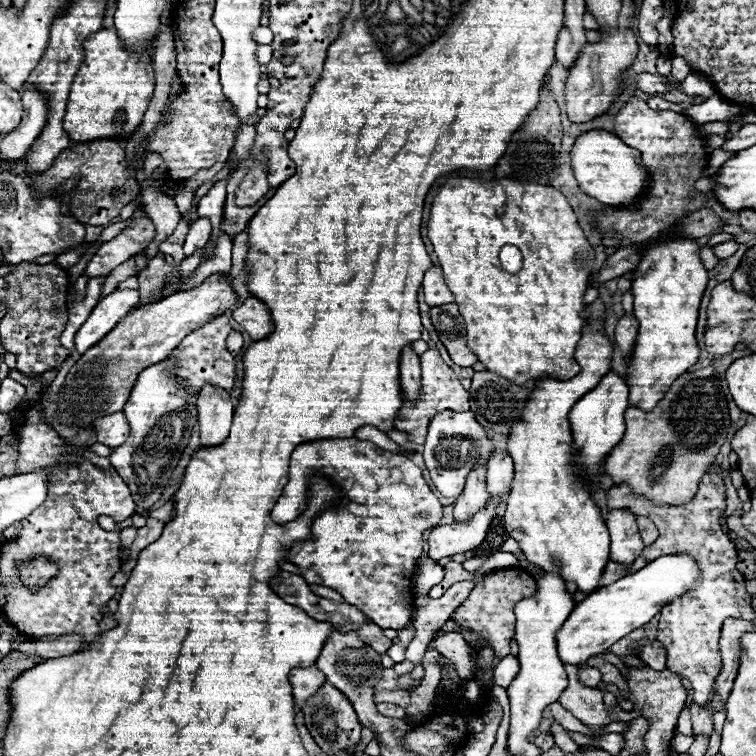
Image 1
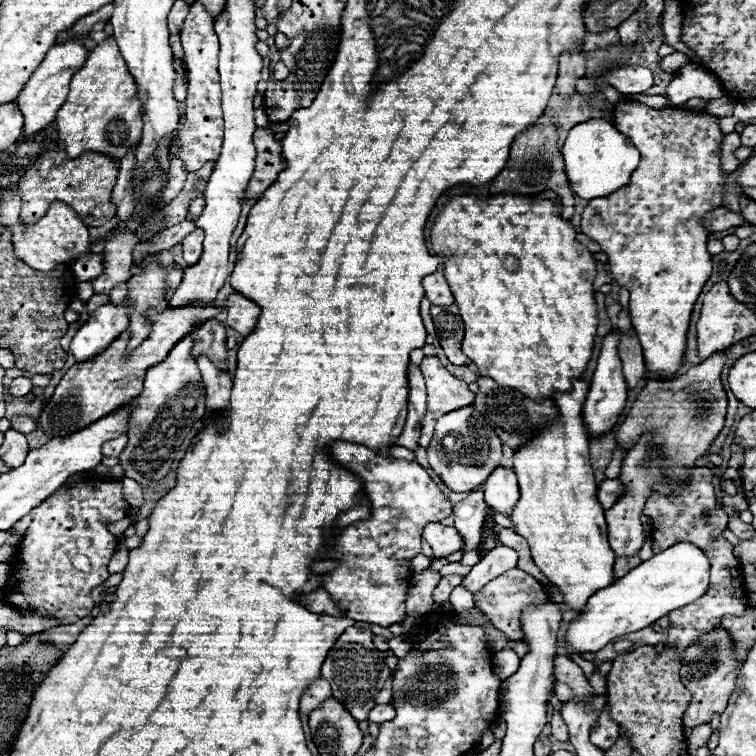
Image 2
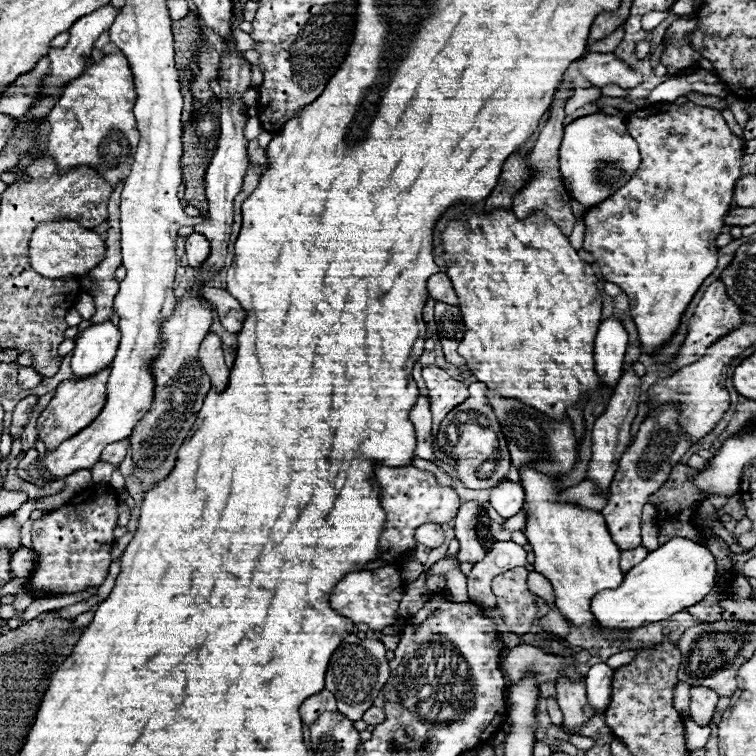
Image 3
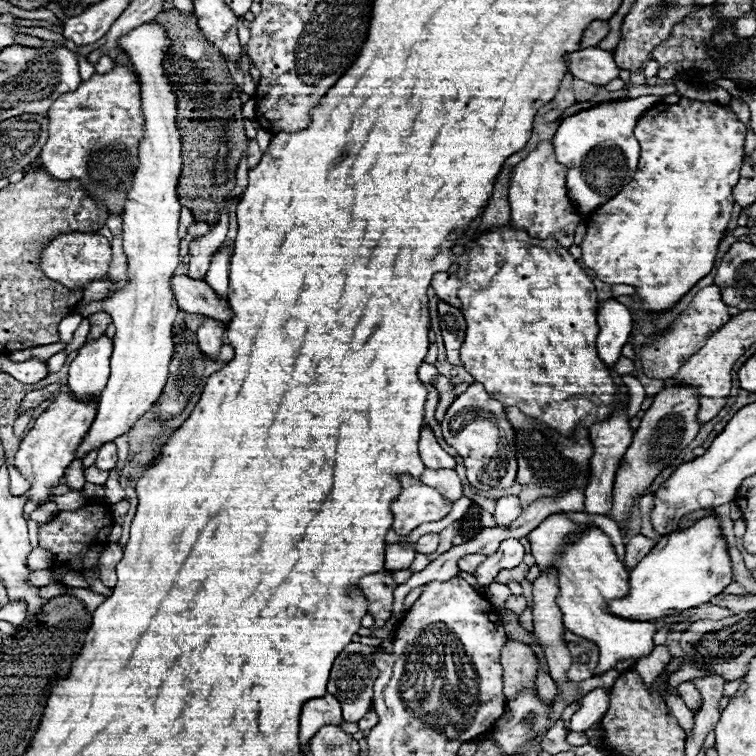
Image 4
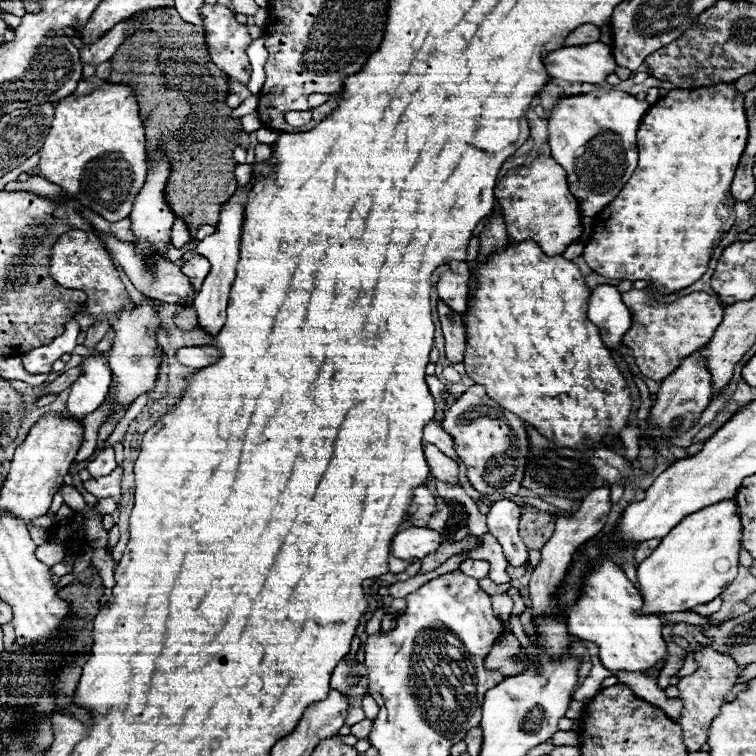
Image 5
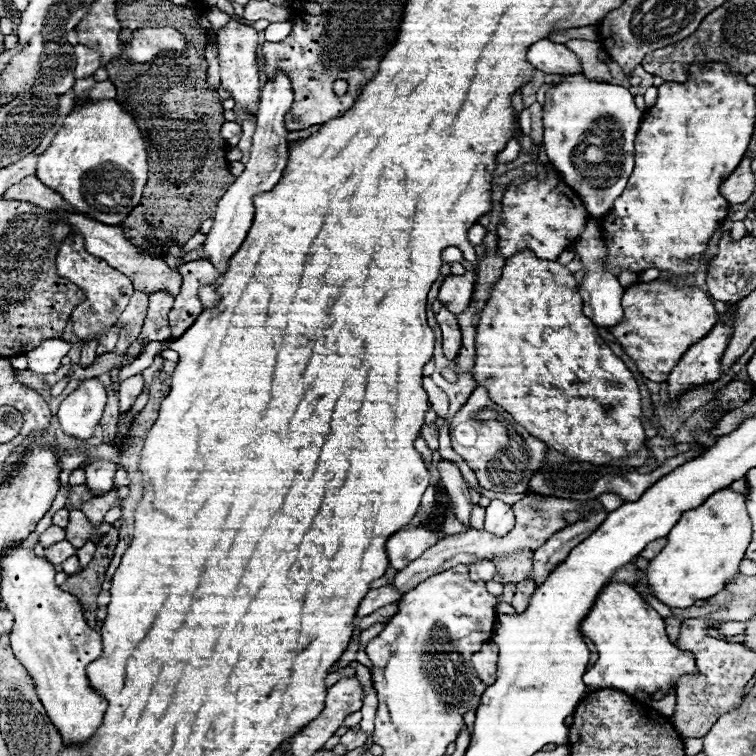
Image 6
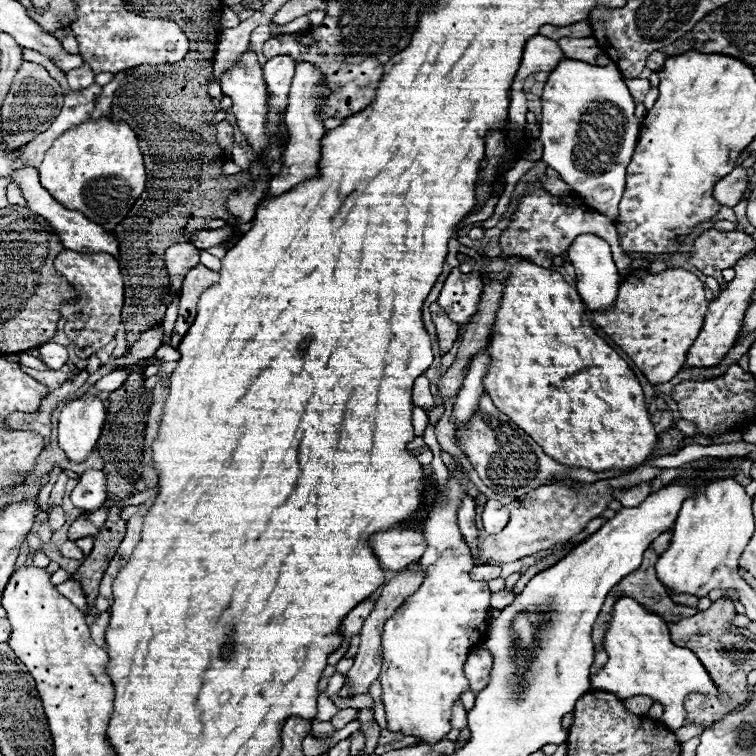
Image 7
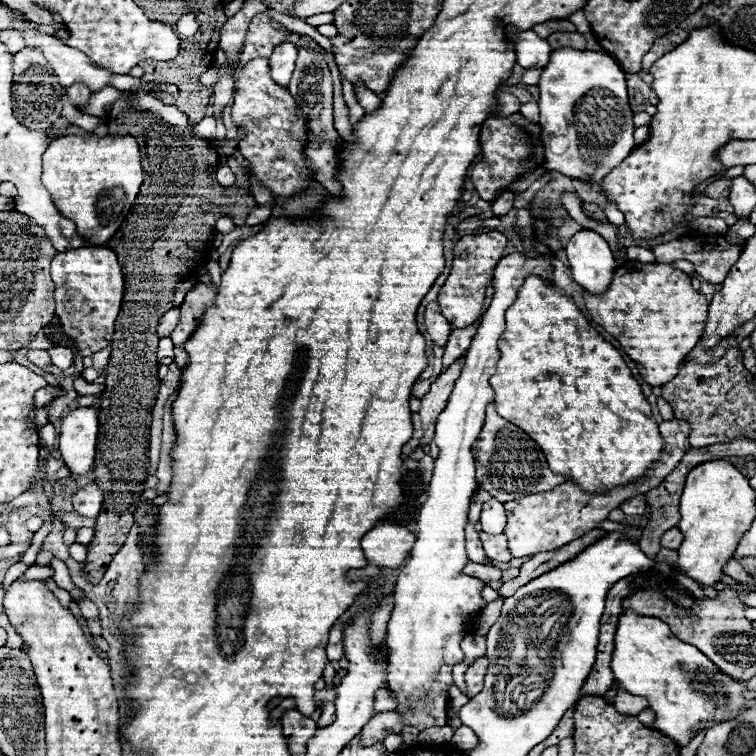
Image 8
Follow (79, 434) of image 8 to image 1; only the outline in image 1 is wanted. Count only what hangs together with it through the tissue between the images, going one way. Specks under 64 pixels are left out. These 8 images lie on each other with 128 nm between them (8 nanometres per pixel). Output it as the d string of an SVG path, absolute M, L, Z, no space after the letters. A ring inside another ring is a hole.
M114 290L104 296L92 310L90 318L76 332L76 350L84 354L88 348L96 346L96 342L100 342L120 322L120 318L138 306L138 302L138 290Z

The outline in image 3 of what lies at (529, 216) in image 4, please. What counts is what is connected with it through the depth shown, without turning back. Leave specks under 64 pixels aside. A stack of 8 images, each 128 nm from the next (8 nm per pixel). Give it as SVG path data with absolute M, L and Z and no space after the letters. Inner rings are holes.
M564 78L562 84L558 86L556 94L554 94L550 118L548 118L546 126L542 128L540 138L538 138L534 150L532 150L530 156L528 156L528 162L536 168L536 176L532 176L530 184L526 184L524 190L520 190L520 194L516 194L516 196L514 196L514 202L512 202L512 210L514 210L514 214L516 214L518 218L526 218L526 216L530 216L532 212L544 212L550 220L554 220L554 222L560 226L560 230L562 230L566 236L570 236L576 218L572 216L572 210L570 210L570 206L568 206L570 194L566 192L566 188L564 188L564 184L562 184L560 170L558 170L558 148L560 148L560 142L562 142L562 130L564 130L564 124L562 124L562 120L564 120L564 116L566 116L566 114L564 114L564 106L566 106L566 102L572 98L572 94L574 94L574 92L572 92L572 88L570 88L570 80Z

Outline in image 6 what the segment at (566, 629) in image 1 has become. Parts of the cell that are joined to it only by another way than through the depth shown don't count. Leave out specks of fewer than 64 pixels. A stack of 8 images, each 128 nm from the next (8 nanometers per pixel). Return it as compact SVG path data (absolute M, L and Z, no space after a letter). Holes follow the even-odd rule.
M724 488L702 506L682 514L668 534L668 544L648 562L646 580L652 594L670 608L690 608L696 600L708 600L738 576L738 564L750 544L752 522L744 496Z

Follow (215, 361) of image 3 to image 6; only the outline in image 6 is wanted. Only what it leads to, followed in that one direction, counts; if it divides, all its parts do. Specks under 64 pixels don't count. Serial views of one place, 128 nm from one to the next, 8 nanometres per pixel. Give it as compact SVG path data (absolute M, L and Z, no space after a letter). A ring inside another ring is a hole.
M278 74L274 80L268 80L264 90L262 90L262 98L260 98L260 108L256 112L256 132L254 132L254 140L252 140L252 150L250 150L250 160L246 164L246 170L236 178L236 182L226 190L226 194L220 198L218 208L216 208L216 216L214 216L214 226L206 236L206 242L202 244L202 256L212 262L220 276L210 284L210 286L202 286L198 290L200 302L204 308L214 308L220 302L220 294L218 294L218 286L222 284L222 278L226 274L230 256L234 256L238 252L238 248L244 242L244 236L248 232L248 228L252 226L252 218L254 218L254 204L252 204L252 196L256 196L258 192L266 192L272 190L280 176L282 170L286 168L286 160L288 160L288 140L286 134L288 130L284 128L284 116L288 112L288 108L292 106L292 86L290 80L284 74Z

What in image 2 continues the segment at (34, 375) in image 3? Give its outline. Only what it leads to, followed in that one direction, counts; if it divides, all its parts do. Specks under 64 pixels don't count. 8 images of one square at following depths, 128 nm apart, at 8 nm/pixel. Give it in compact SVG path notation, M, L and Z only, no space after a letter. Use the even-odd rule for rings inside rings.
M14 378L8 392L10 392L10 396L20 398L20 396L26 396L30 390L32 390L32 382L28 378Z

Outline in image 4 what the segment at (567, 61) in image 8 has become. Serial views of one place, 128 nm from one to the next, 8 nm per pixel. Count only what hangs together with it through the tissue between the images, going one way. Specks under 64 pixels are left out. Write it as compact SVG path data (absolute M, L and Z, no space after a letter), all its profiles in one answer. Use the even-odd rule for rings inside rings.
M650 94L622 102L602 102L590 110L582 110L562 120L552 144L558 162L568 168L568 194L582 214L594 212L632 180L640 158L640 146L632 132L634 124L652 104L660 100L662 96Z

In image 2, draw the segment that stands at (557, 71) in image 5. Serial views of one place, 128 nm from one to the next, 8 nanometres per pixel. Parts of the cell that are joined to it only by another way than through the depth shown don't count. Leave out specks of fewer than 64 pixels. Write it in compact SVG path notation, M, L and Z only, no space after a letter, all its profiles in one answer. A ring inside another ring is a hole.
M628 66L628 68L616 68L602 76L608 84L612 84L622 94L642 94L652 88L654 76L648 68L642 66Z

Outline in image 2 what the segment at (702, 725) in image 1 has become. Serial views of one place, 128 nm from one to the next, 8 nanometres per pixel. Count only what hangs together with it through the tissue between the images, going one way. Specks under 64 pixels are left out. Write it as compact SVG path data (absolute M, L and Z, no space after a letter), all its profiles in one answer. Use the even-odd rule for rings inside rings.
M722 626L716 628L716 632L702 636L700 642L694 644L692 648L686 648L686 658L680 668L680 676L682 676L684 686L692 692L692 700L682 718L684 726L694 728L700 724L708 724L714 714L722 714L726 710L726 704L734 690L740 666L742 664L732 658L732 640L724 632Z

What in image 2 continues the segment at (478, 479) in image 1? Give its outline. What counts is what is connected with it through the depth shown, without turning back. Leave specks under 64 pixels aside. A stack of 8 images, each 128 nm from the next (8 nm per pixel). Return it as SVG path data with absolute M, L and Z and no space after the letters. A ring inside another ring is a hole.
M482 488L468 492L464 500L454 504L454 526L464 536L464 552L476 550L482 537L482 524L488 514L488 504L484 502Z

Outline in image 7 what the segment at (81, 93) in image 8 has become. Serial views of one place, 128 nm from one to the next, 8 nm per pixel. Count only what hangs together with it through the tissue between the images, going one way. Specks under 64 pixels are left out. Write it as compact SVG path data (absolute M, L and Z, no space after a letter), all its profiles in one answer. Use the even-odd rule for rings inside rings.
M84 62L80 68L68 72L66 78L68 78L68 84L70 84L72 90L80 90L80 88L86 88L86 86L90 86L90 84L94 82L94 72L92 72L92 68L88 68L88 64Z

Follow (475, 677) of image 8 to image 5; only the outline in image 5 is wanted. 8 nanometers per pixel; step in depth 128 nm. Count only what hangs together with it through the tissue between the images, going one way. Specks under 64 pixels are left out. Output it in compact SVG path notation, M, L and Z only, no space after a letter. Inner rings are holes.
M504 634L502 642L498 642L490 656L486 658L488 670L500 670L504 676L516 676L518 672L524 672L524 664L518 660L518 656L524 654L520 648L520 642L512 634Z

